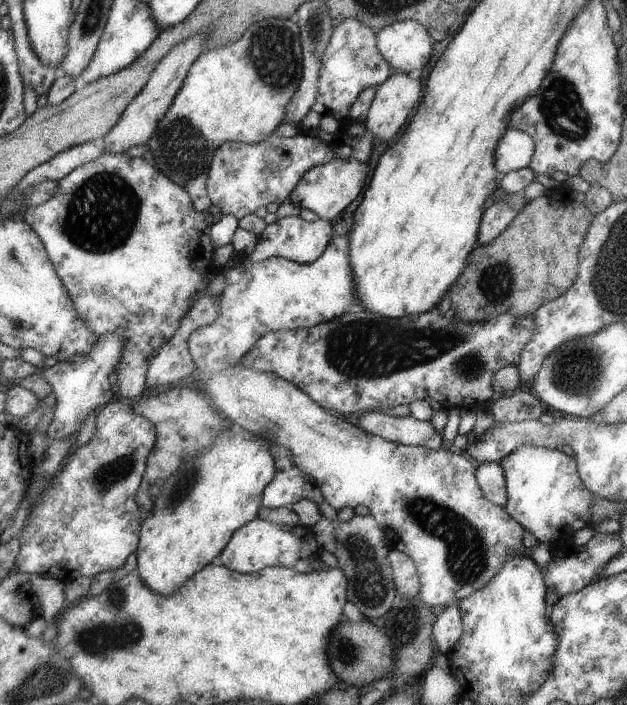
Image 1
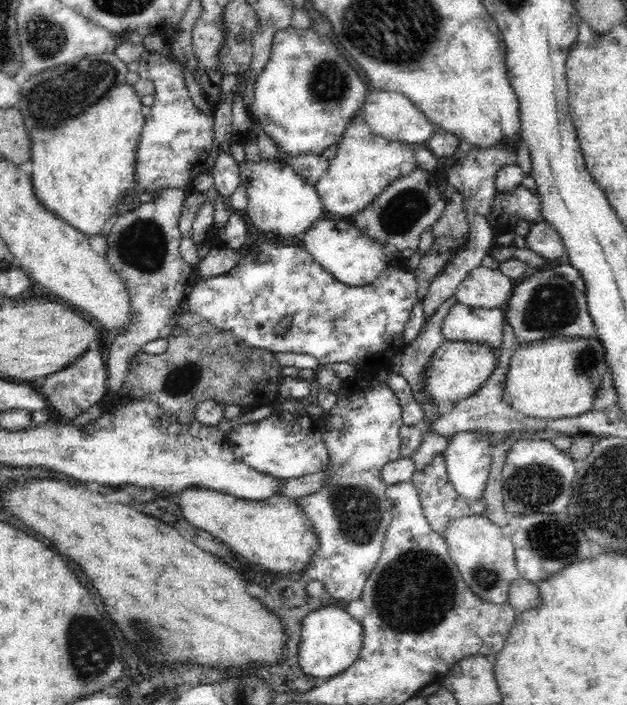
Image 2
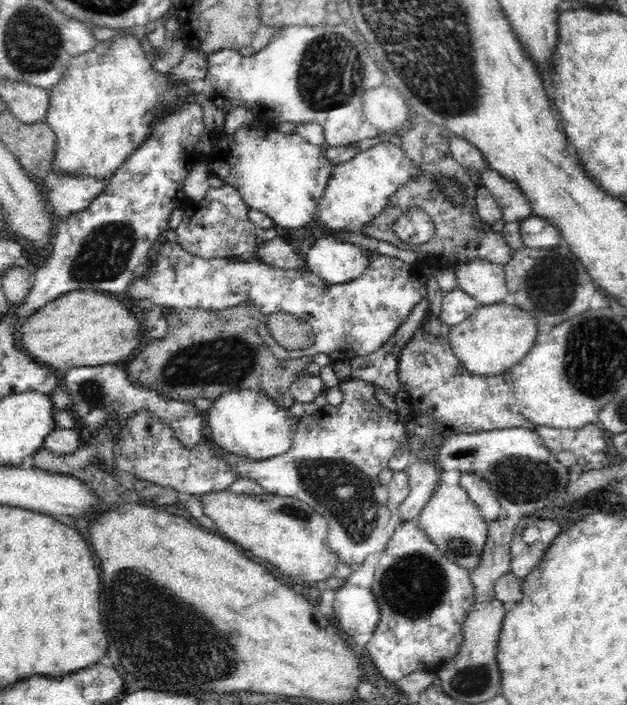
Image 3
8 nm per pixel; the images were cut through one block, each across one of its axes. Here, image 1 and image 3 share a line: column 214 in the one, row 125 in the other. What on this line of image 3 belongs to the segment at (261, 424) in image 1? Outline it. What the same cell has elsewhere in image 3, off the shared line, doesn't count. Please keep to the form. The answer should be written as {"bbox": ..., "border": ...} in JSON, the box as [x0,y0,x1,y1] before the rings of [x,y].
{"bbox":[361,86,412,134],"border":[[[386,86],[370,88],[361,97],[365,118],[381,134],[394,134],[402,130],[410,120],[412,112],[406,99],[396,90]]]}

